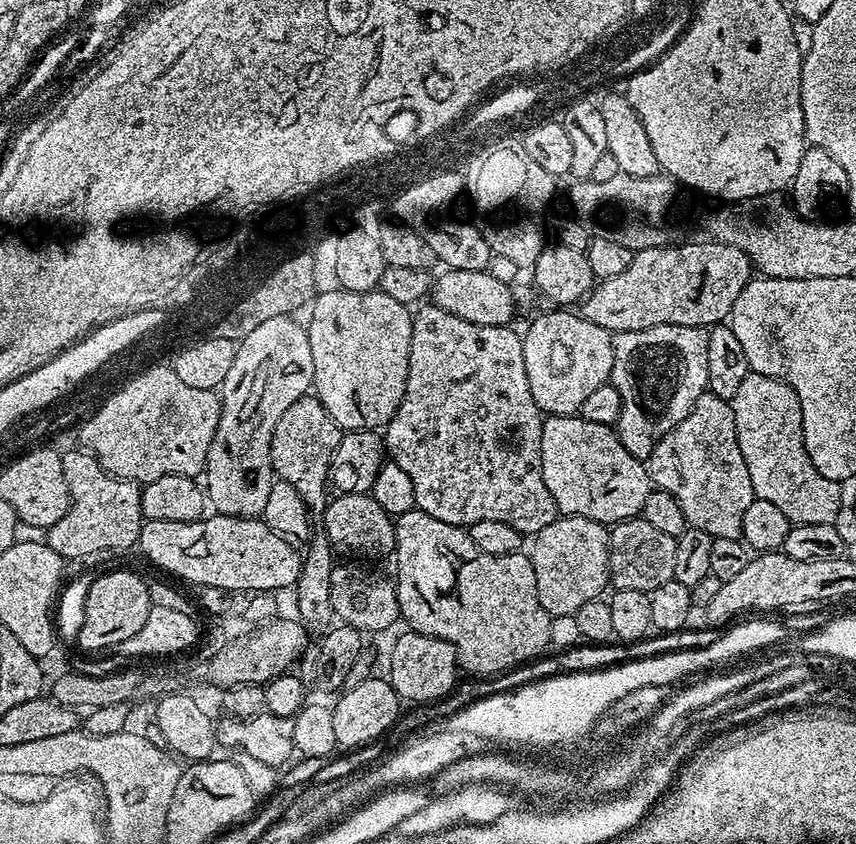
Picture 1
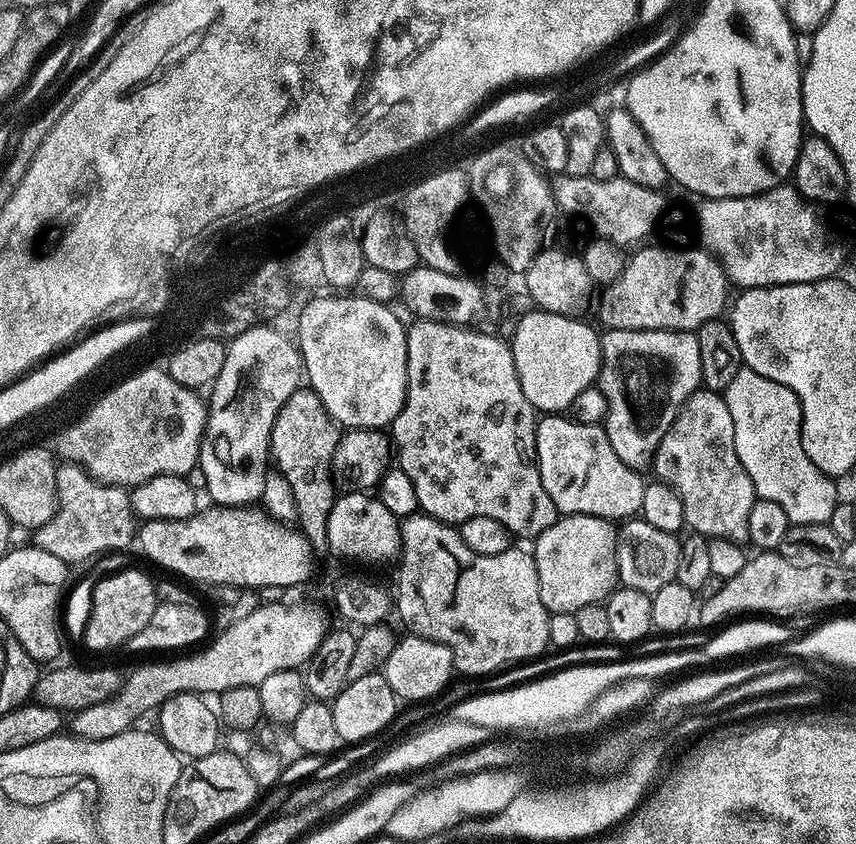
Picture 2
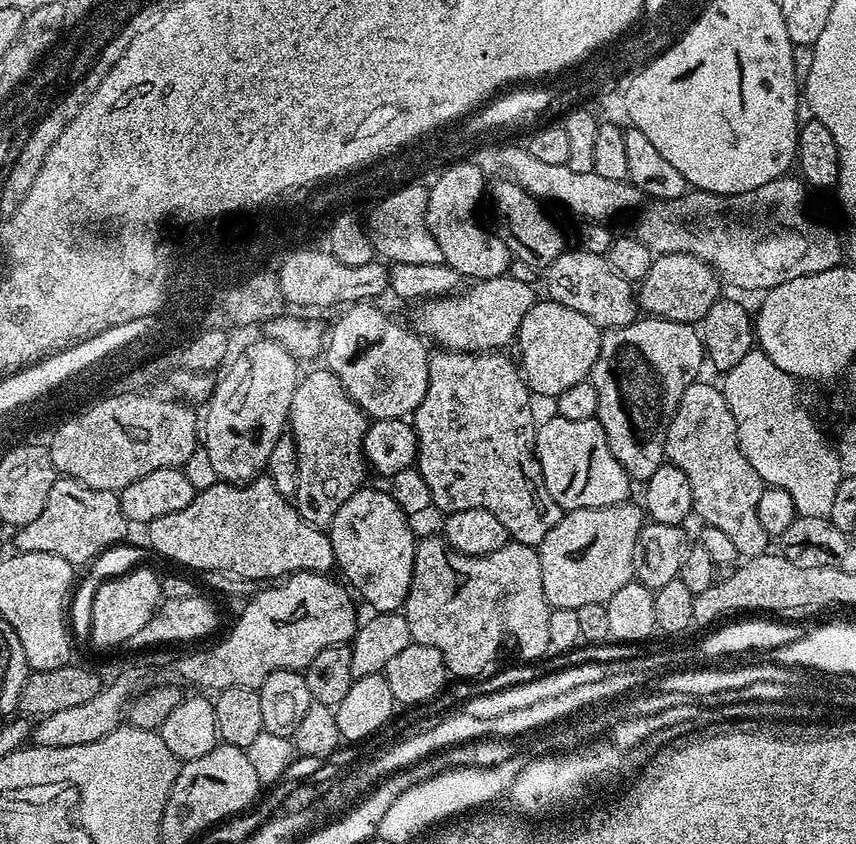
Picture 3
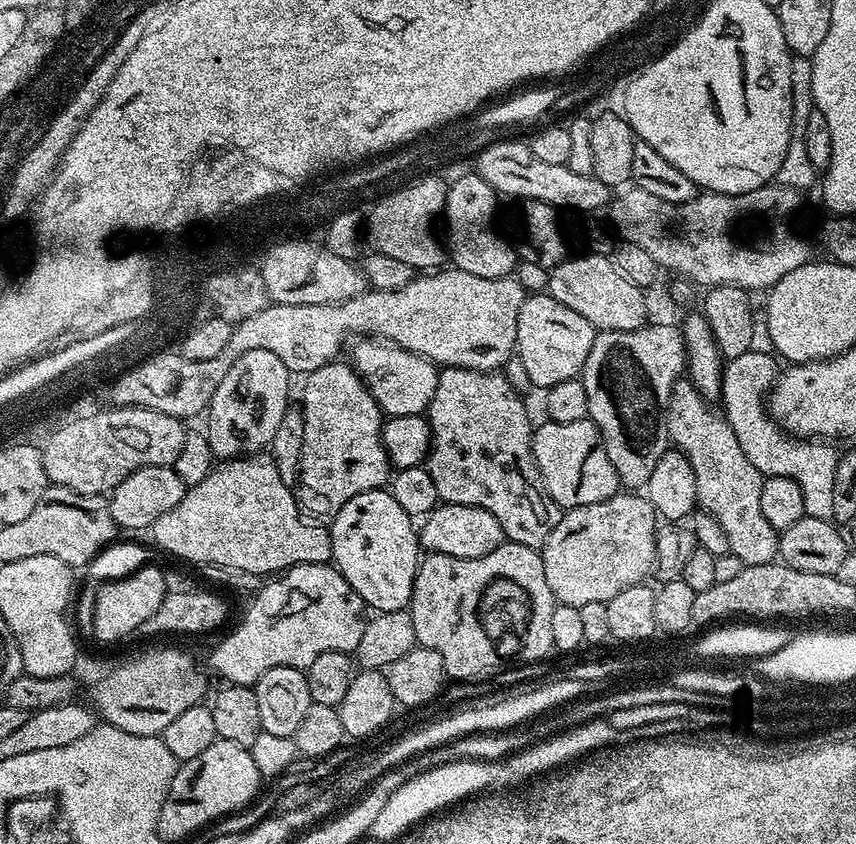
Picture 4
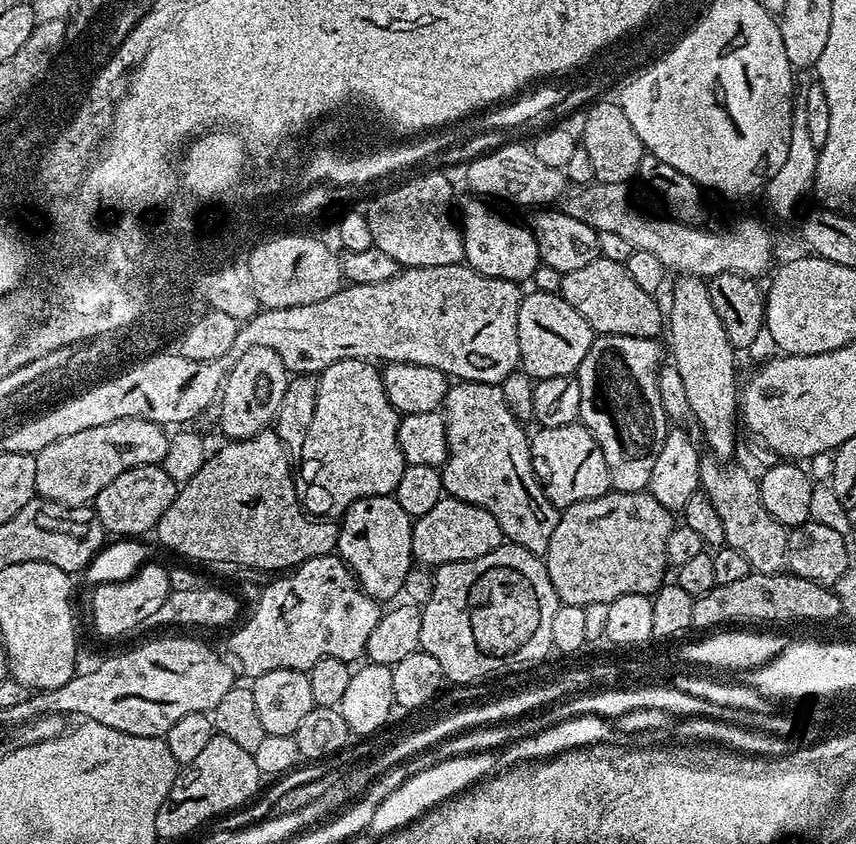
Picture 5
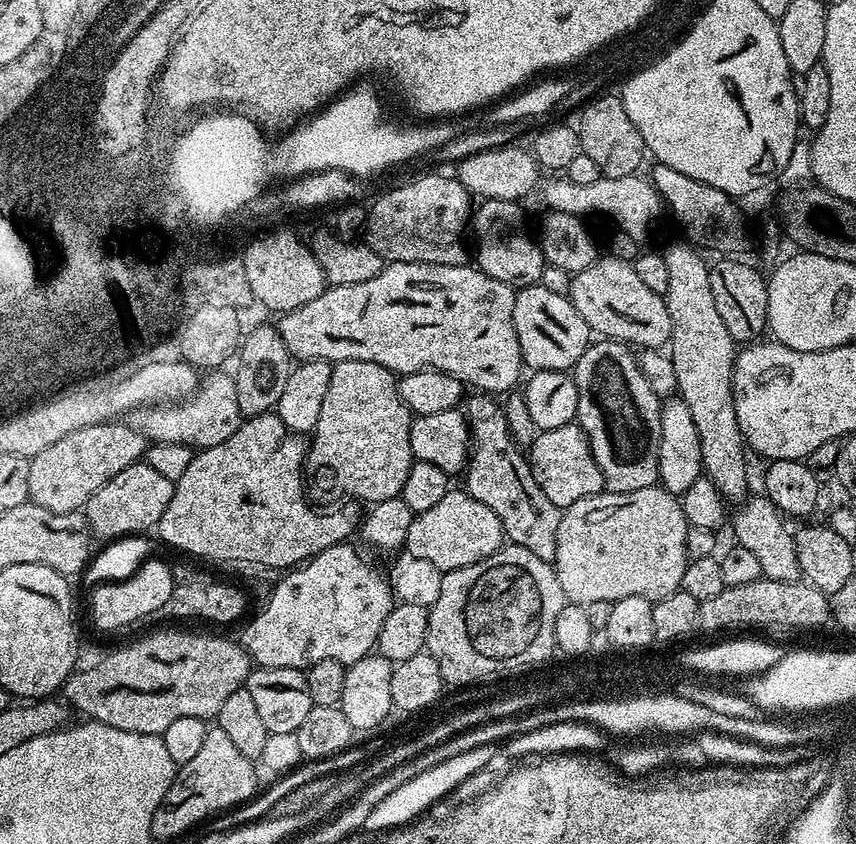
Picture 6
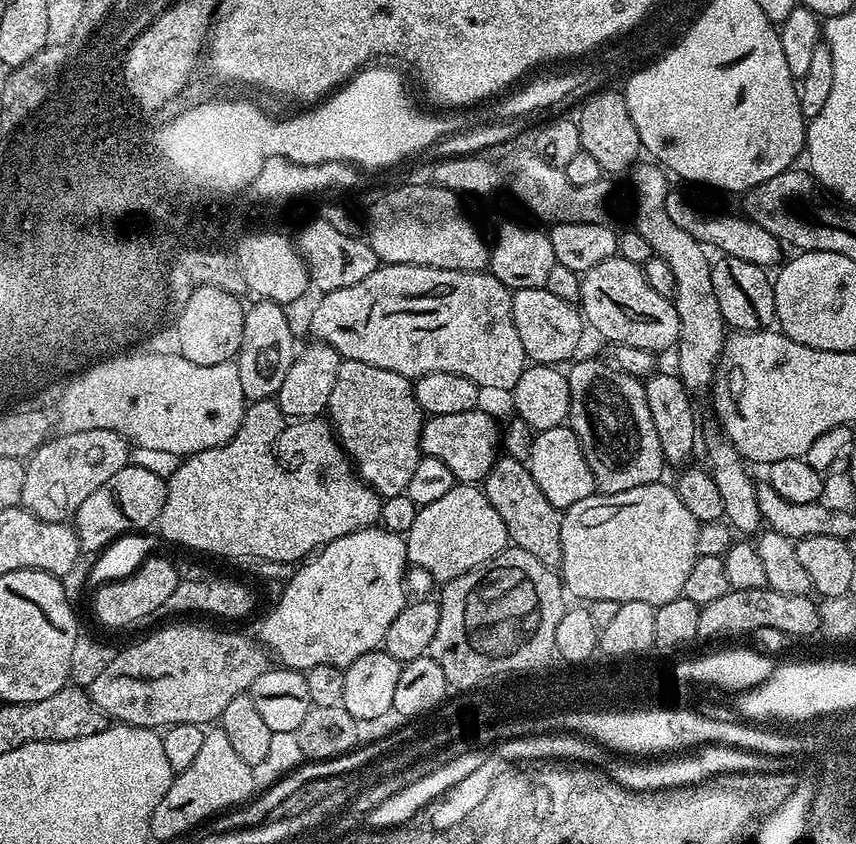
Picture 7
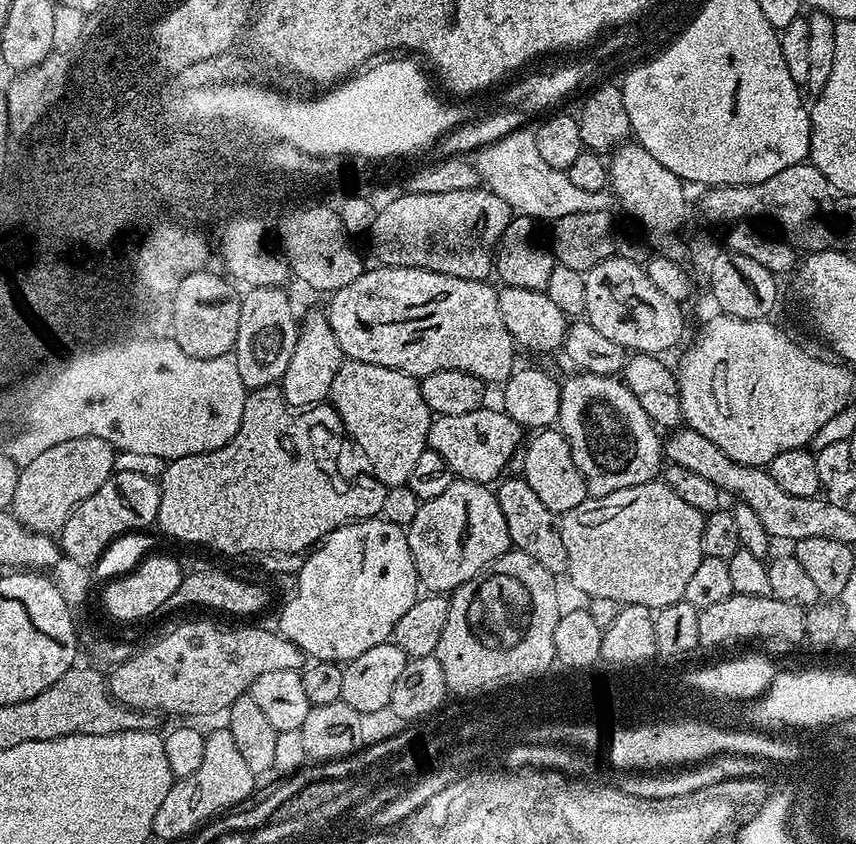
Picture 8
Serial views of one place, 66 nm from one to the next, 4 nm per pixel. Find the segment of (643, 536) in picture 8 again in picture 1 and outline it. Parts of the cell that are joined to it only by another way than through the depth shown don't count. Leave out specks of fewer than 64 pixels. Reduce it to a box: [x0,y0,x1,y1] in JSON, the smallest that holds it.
[530,515,610,616]

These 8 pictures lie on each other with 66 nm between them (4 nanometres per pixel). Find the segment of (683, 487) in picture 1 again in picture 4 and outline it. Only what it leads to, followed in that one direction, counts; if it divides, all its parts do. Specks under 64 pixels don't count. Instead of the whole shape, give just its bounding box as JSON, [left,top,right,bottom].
[664,379,780,566]

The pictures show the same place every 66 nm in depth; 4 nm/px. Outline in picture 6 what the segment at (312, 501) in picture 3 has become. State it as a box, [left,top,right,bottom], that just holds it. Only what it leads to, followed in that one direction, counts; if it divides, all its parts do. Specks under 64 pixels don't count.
[306,361,414,505]

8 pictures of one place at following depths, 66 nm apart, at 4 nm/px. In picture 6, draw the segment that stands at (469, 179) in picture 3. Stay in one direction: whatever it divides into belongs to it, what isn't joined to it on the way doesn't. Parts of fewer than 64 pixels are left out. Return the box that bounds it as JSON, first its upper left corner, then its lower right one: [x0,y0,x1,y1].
[470,200,546,290]

